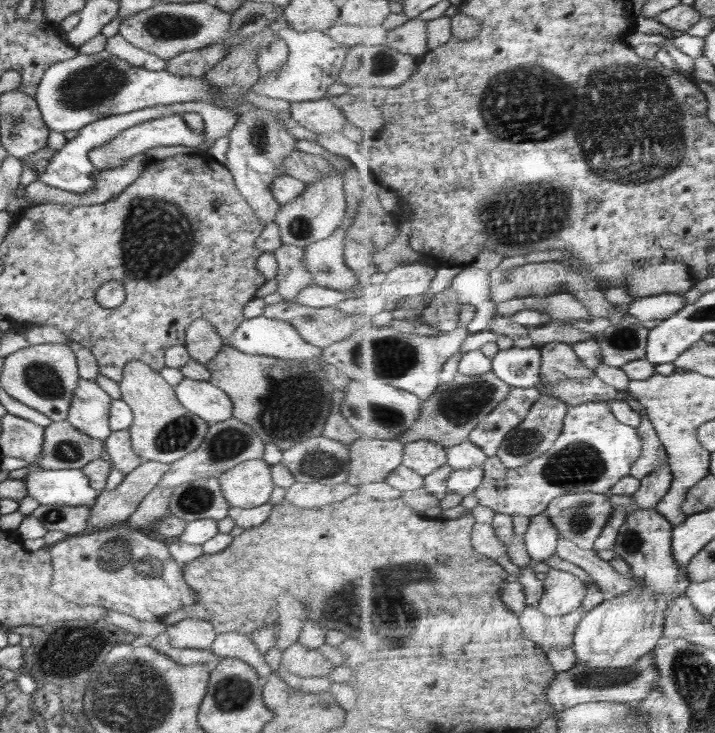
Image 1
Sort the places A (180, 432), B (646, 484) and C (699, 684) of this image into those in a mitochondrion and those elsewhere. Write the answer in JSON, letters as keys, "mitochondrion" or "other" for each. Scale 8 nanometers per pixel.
{"A":"mitochondrion","B":"other","C":"mitochondrion"}

